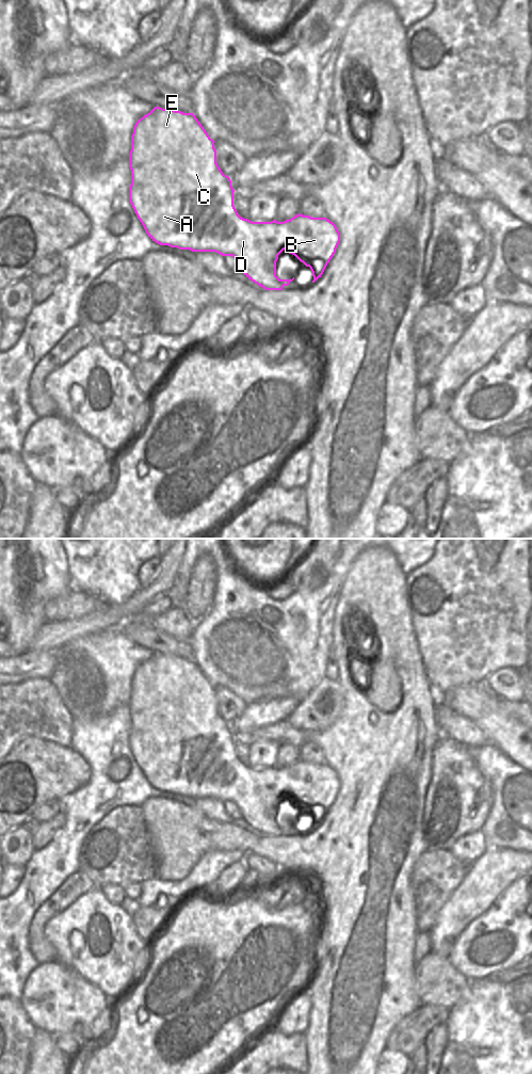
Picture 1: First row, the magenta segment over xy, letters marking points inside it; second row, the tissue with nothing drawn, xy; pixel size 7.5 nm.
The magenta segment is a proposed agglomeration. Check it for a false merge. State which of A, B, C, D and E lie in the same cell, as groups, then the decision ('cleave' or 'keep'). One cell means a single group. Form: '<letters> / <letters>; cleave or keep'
A B C D E; keep

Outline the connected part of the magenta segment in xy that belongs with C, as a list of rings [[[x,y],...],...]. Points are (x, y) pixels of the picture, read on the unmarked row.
[[[155,653],[141,663],[135,669],[131,682],[129,714],[129,748],[152,787],[179,796],[215,798],[222,802],[232,802],[240,809],[242,819],[265,836],[283,836],[284,832],[294,825],[279,825],[276,822],[276,807],[284,796],[310,814],[315,829],[323,820],[340,788],[336,771],[326,764],[311,764],[301,759],[284,768],[252,768],[241,764],[233,752],[235,736],[231,726],[223,720],[216,709],[214,687],[193,659]]]

